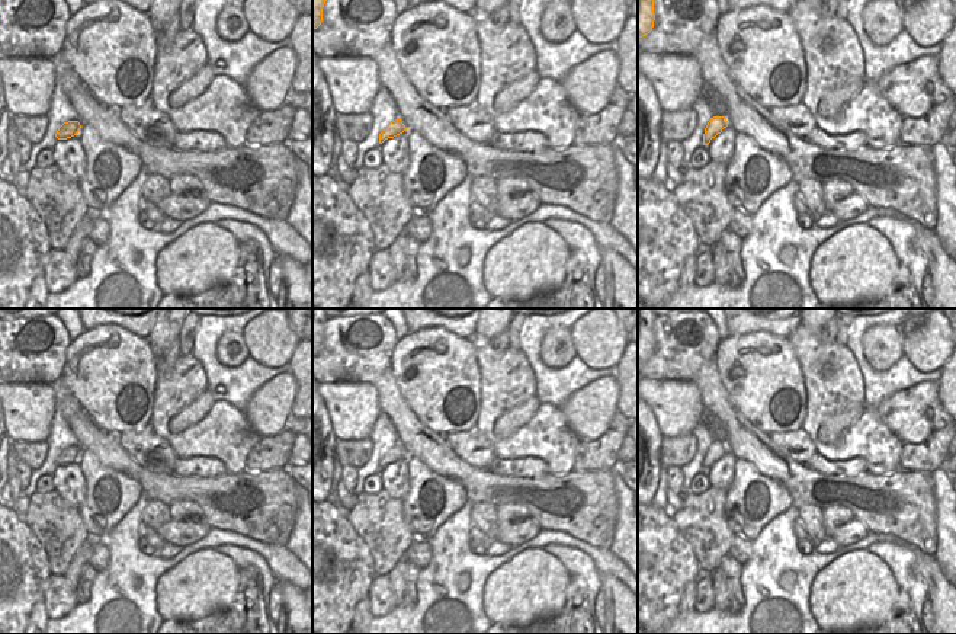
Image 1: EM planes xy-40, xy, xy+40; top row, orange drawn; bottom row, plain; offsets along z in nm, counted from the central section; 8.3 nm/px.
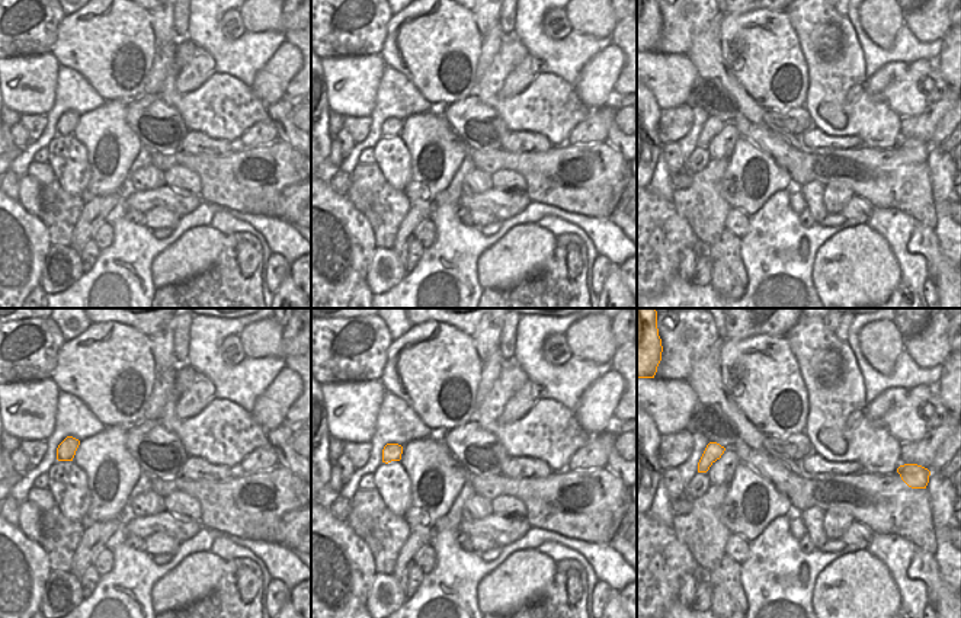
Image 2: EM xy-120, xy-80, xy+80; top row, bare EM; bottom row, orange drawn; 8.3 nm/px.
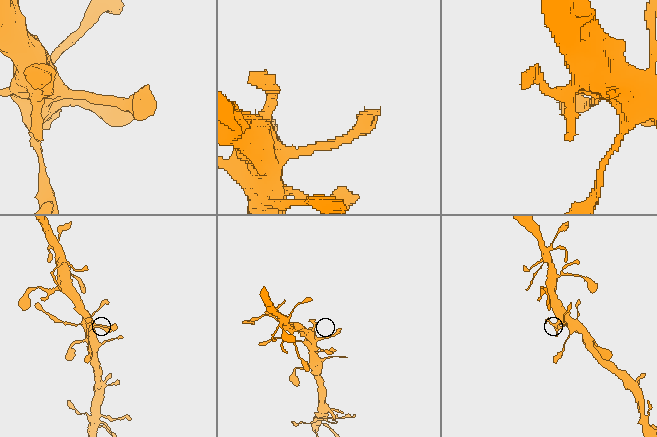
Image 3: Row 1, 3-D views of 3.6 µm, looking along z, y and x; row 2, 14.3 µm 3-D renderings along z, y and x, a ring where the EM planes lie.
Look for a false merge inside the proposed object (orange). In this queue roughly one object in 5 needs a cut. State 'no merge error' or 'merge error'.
no merge error

